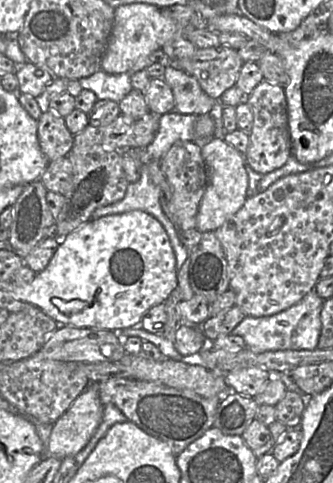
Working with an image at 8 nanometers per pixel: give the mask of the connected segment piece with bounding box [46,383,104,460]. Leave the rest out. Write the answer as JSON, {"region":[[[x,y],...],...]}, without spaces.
{"region":[[[91,383],[54,423],[46,456],[62,460],[81,451],[100,425],[103,410],[97,383]]]}

